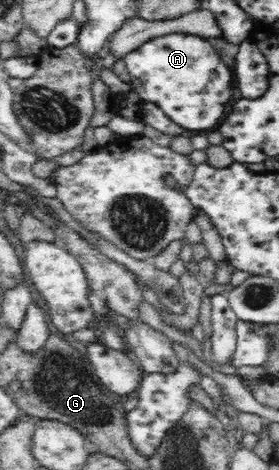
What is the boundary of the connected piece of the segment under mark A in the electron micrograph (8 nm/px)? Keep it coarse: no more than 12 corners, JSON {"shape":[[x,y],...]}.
{"shape":[[178,32],[124,56],[132,90],[178,128],[233,106],[214,43]]}

